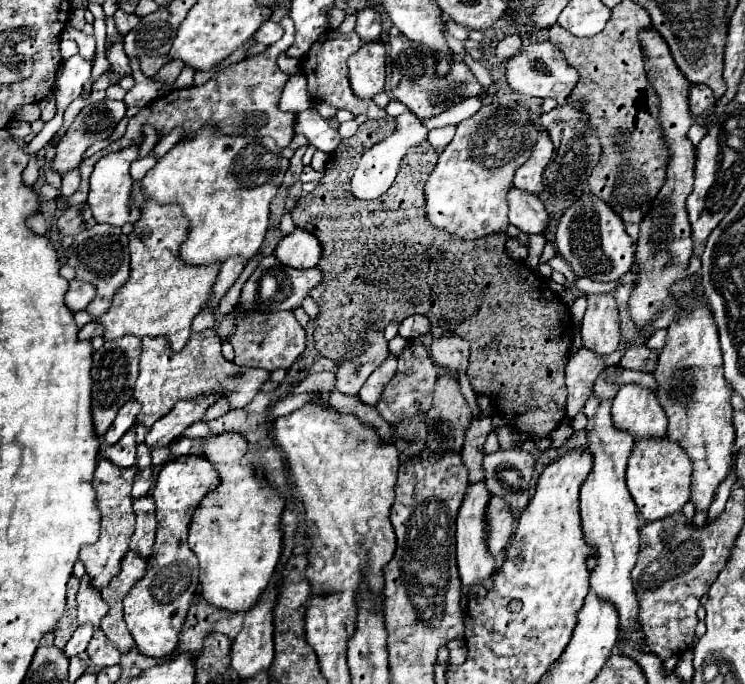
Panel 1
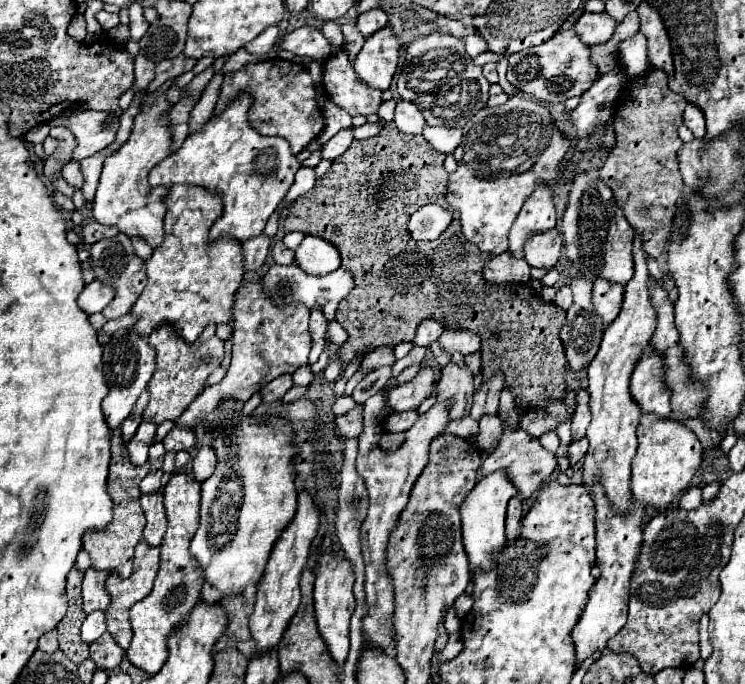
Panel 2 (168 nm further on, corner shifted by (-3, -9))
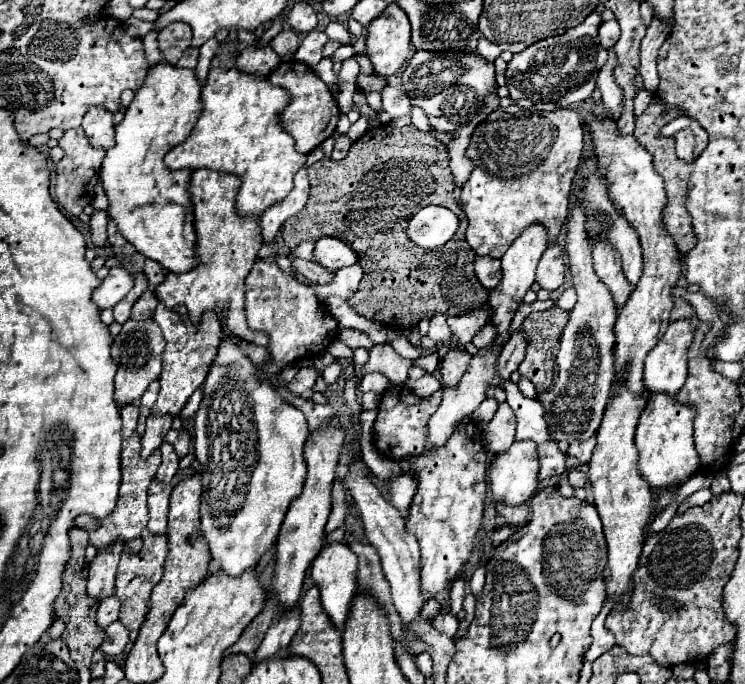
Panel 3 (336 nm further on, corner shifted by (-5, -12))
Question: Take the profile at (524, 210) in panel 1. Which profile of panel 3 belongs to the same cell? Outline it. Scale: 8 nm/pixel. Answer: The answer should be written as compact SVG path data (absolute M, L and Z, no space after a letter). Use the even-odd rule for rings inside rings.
M554 244L546 248L546 252L540 258L540 264L536 270L536 282L540 284L540 288L554 292L564 284L564 274L566 274L566 266L564 266L562 248Z

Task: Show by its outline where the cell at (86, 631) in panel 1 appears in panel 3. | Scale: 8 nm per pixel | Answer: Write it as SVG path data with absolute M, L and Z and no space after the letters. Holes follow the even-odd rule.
M110 596L108 600L100 600L100 608L96 614L98 626L106 628L114 620L118 620L118 612L120 612L120 600L116 600L116 596Z

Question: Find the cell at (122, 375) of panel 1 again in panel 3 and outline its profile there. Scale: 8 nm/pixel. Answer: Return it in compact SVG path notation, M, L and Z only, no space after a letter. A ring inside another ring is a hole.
M128 320L122 326L122 332L116 336L114 346L112 346L112 358L118 364L116 372L116 402L120 406L138 402L144 390L148 388L150 382L158 380L162 372L162 352L164 352L164 336L160 332L160 326L156 326L154 320L144 320L144 322L134 322Z

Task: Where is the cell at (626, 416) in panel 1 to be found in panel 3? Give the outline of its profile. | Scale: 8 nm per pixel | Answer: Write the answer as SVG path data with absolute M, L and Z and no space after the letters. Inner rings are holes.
M690 320L670 322L658 346L646 356L644 384L652 394L678 394L688 374L688 348L694 340Z

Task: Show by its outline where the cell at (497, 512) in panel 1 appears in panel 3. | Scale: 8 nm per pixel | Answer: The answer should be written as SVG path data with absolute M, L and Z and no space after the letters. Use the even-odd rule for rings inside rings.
M498 504L496 506L498 514L504 516L504 520L512 526L522 526L526 522L526 514L528 514L528 504L520 504L520 506L510 506L510 504Z

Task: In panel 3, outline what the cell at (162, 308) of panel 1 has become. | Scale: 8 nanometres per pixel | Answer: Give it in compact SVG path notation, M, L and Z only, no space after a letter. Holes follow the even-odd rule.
M200 168L192 174L190 194L194 206L194 226L198 236L198 258L200 266L186 274L166 274L164 284L156 288L158 300L168 308L184 304L192 320L200 320L204 310L218 310L216 302L230 302L226 316L226 326L238 332L242 338L258 346L267 347L269 337L264 332L253 332L246 324L245 316L245 278L252 270L258 250L262 248L260 220L244 220L236 212L236 192L240 190L240 178L226 172L208 172Z

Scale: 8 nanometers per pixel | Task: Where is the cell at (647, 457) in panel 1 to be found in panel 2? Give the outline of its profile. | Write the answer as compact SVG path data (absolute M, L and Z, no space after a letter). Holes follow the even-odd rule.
M646 415L638 425L638 451L632 461L632 495L642 507L666 511L690 487L696 469L702 463L702 443L682 423Z

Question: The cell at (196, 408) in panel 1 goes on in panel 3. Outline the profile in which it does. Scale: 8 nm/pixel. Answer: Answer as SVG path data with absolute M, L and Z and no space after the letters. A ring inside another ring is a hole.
M258 260L246 276L246 318L252 330L270 334L272 362L262 368L262 376L276 376L286 364L298 362L306 356L316 356L326 350L338 334L338 322L330 316L324 302L316 300L316 294L306 284L280 272L276 262Z

